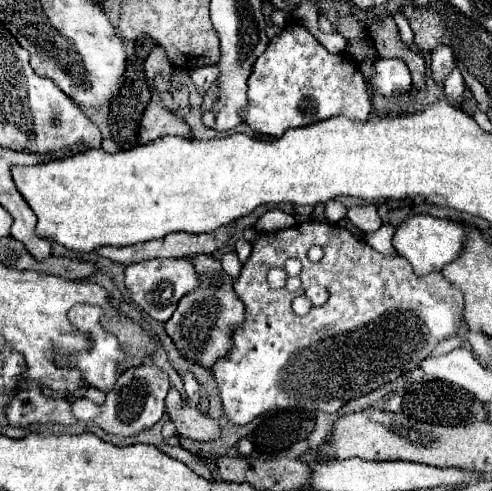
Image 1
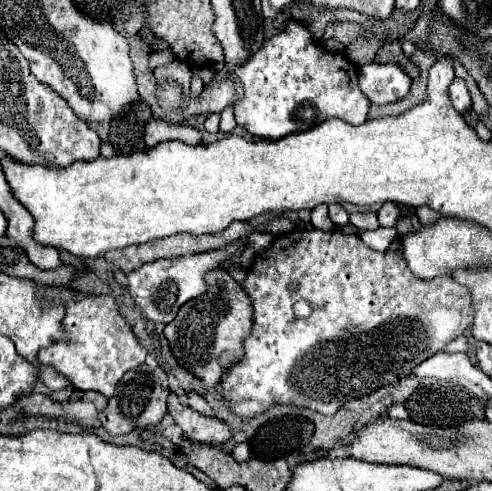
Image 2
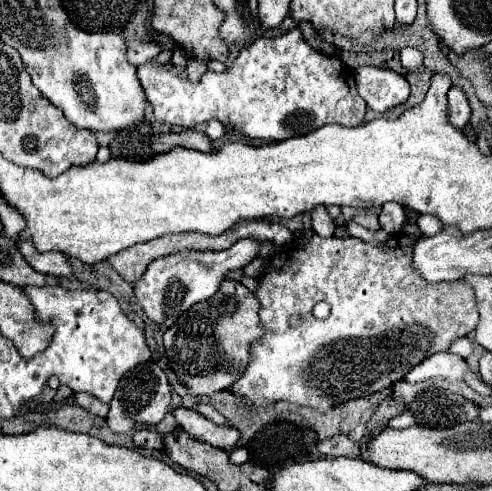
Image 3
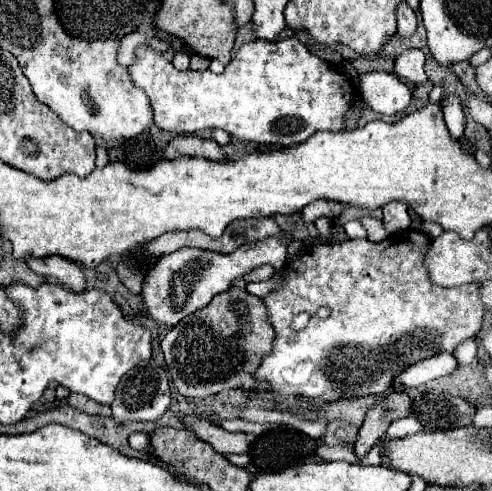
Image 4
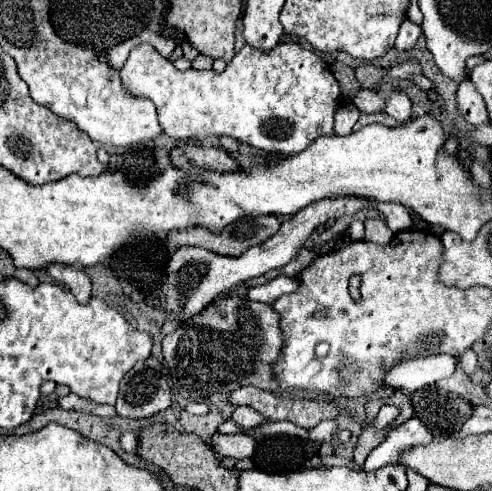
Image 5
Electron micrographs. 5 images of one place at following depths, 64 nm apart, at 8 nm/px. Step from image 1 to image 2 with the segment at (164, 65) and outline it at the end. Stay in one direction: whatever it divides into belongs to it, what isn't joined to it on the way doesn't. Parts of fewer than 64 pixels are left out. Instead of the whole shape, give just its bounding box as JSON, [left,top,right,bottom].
[149,48,174,71]

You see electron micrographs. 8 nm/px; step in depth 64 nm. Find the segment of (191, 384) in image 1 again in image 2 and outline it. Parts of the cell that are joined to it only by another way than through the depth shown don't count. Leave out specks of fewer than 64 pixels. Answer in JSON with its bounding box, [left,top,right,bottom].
[188,391,216,416]

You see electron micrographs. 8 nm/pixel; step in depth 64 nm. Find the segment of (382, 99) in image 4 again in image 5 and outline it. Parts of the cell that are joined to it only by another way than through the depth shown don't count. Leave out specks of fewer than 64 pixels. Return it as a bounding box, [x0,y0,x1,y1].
[376,84,412,126]

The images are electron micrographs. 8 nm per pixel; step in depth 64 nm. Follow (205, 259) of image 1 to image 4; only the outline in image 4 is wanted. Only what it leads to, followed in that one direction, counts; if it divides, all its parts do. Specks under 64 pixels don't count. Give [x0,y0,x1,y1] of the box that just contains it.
[162,288,274,398]

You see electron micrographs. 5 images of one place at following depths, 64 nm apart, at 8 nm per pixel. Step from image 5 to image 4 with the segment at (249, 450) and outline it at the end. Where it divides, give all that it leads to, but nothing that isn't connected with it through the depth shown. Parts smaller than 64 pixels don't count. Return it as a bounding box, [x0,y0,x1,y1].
[186,416,250,456]

